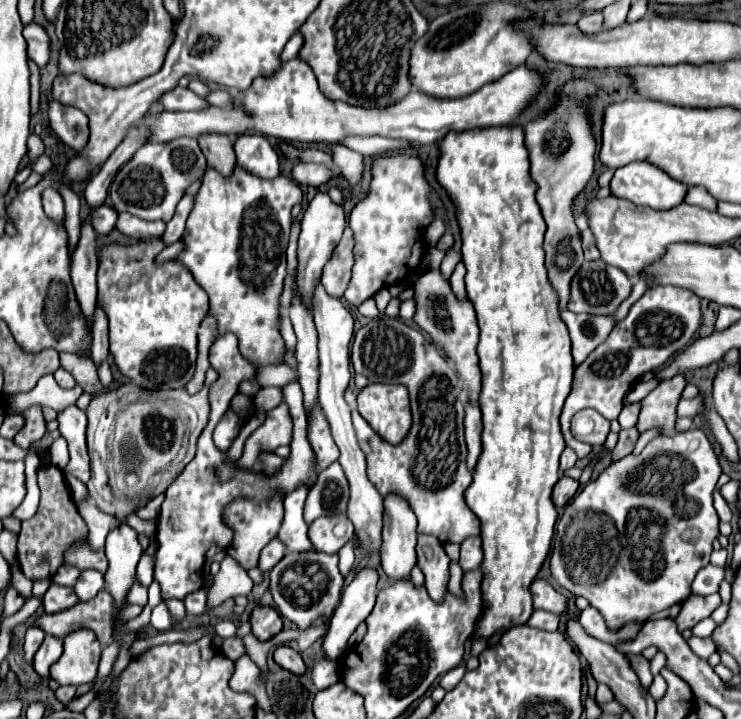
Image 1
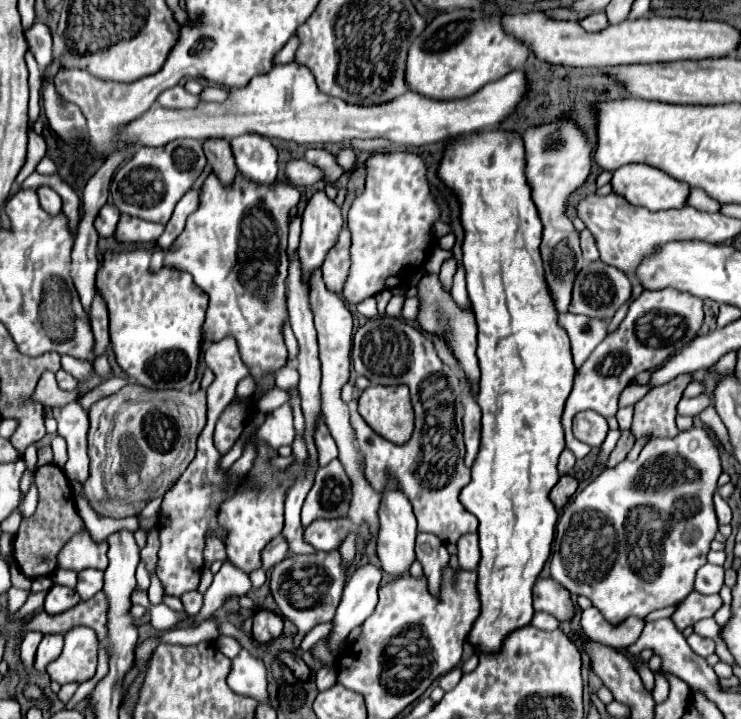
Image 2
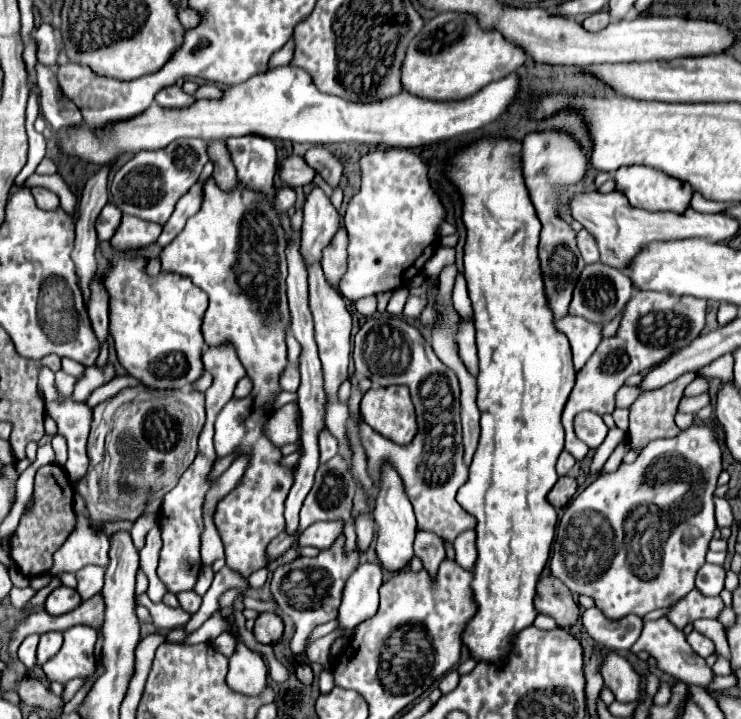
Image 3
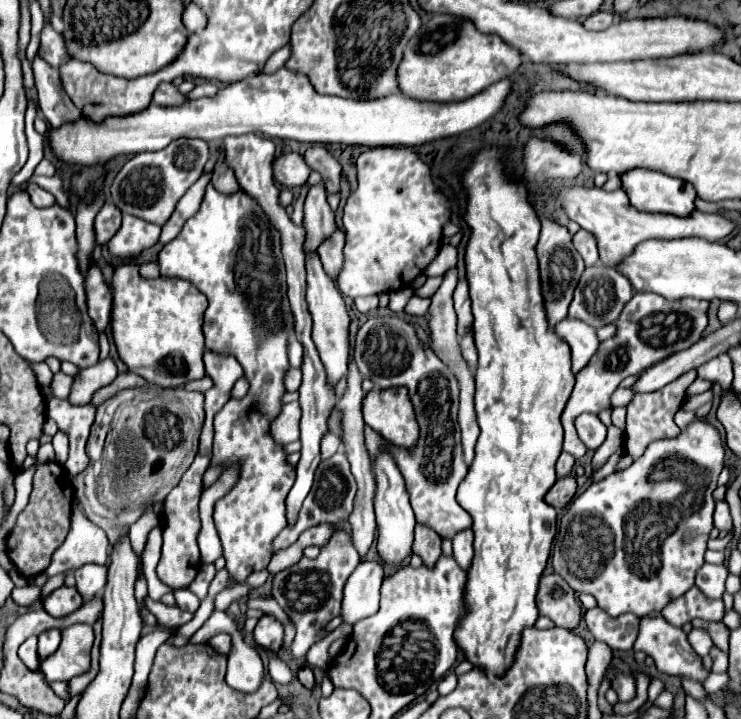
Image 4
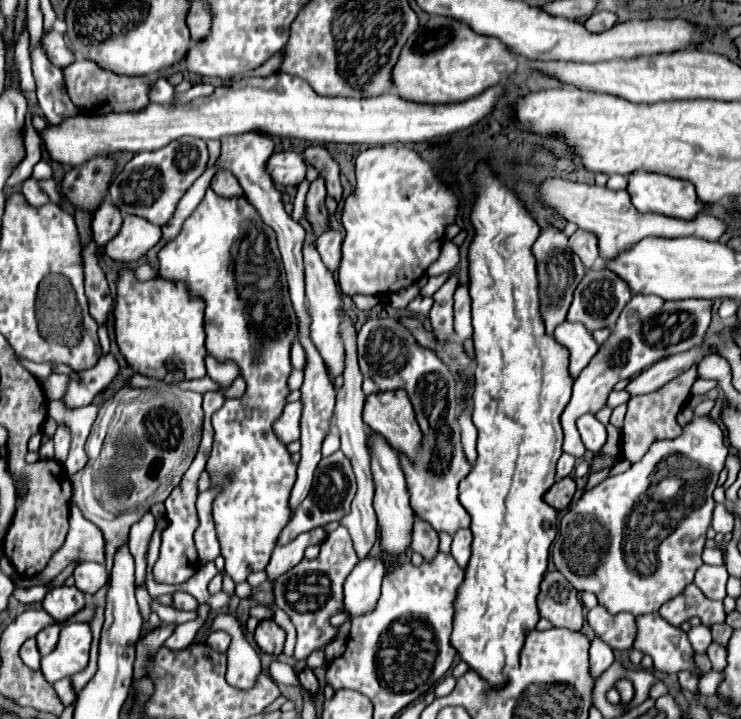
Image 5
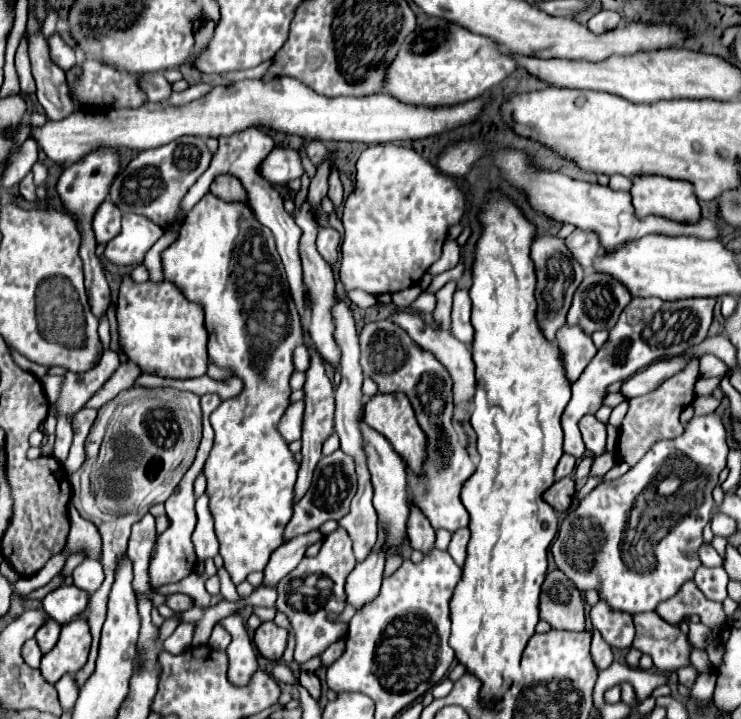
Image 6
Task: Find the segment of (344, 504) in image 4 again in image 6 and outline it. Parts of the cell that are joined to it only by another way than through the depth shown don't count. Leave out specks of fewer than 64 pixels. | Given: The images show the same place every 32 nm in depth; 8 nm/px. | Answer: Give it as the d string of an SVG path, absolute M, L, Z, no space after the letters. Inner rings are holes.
M336 450L330 456L322 456L320 464L314 470L312 484L310 484L308 492L294 506L294 516L292 516L292 520L288 522L288 526L284 530L286 540L292 540L298 534L312 532L328 520L340 520L348 512L350 500L356 494L356 486L358 486L356 478L358 478L356 476L356 462L354 462L352 456L344 454L342 450Z

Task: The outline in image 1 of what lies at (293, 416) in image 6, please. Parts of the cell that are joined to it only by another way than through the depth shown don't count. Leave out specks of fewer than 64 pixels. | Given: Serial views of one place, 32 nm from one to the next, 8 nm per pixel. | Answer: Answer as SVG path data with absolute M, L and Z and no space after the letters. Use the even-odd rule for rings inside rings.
M280 404L278 408L266 414L264 424L254 430L245 442L243 454L235 462L235 466L242 469L253 468L260 448L274 452L278 446L288 446L292 442L292 416L288 404Z

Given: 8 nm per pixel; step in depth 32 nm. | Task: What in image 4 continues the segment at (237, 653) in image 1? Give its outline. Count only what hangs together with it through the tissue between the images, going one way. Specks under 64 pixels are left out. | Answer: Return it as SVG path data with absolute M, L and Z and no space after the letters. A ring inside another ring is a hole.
M216 634L216 636L212 636L210 646L220 654L228 654L230 652L230 636L228 634Z

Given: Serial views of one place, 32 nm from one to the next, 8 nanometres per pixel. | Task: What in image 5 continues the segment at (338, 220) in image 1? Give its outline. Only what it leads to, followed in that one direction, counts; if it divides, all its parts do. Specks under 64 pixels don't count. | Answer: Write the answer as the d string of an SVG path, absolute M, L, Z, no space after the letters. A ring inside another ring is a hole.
M318 174L318 178L310 184L308 196L306 196L306 216L318 236L318 232L324 232L328 228L328 212L324 208L324 198L326 198L326 184L324 176Z

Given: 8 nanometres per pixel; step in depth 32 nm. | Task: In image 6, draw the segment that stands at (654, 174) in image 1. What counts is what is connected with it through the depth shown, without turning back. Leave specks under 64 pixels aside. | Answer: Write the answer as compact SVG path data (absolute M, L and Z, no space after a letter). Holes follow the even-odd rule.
M638 176L632 180L632 206L636 218L662 216L668 220L696 224L700 206L686 180L668 180L662 176Z

